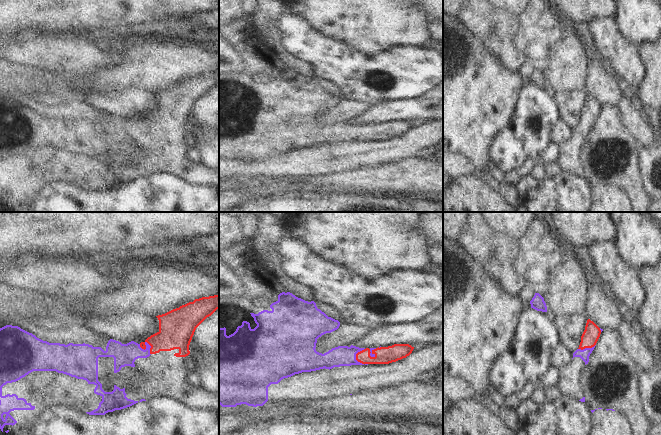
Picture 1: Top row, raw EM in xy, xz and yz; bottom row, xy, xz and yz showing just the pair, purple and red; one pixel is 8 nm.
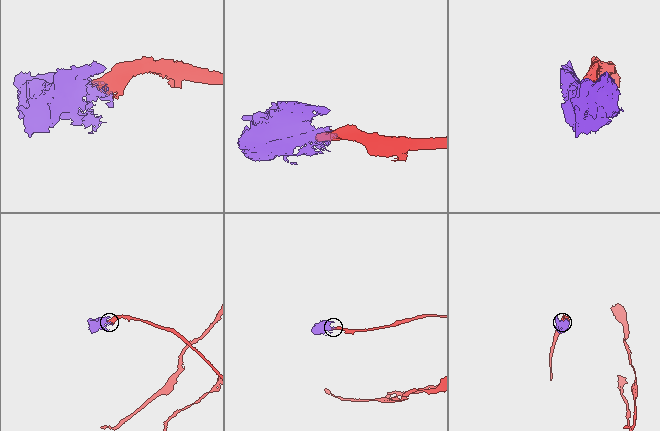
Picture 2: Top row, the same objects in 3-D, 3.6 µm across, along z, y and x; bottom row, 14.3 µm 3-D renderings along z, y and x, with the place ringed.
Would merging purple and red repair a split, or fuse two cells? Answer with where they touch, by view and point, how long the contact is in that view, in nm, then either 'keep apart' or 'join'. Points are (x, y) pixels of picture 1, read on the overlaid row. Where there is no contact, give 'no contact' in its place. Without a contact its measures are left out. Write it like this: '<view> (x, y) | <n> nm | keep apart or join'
xy (146, 342) | 130 nm | join

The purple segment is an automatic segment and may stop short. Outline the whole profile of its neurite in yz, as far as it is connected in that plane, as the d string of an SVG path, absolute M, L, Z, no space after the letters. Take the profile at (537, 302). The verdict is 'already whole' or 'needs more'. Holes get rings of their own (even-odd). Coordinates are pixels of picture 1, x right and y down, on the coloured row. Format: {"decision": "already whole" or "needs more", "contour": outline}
{"decision": "already whole", "contour": "M535 293L534 297L530 301L530 304L531 308L537 311L547 312L547 306L544 298L539 293Z"}

